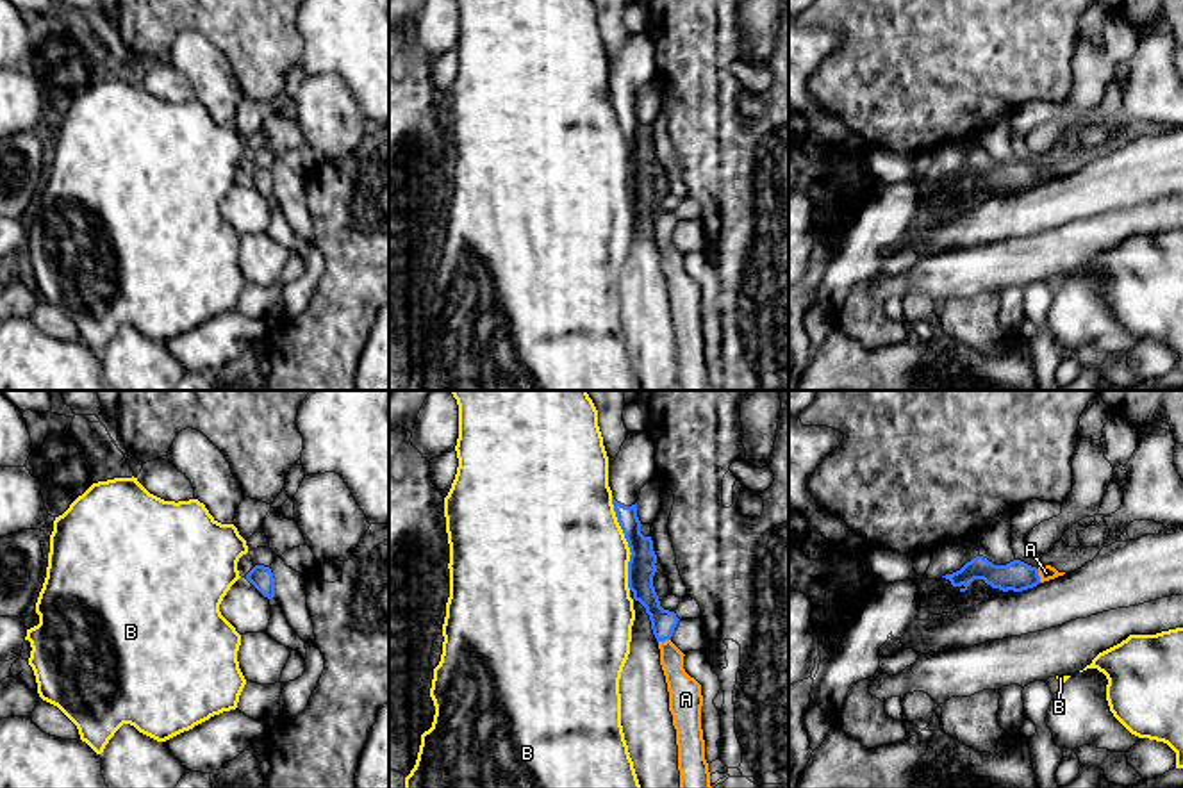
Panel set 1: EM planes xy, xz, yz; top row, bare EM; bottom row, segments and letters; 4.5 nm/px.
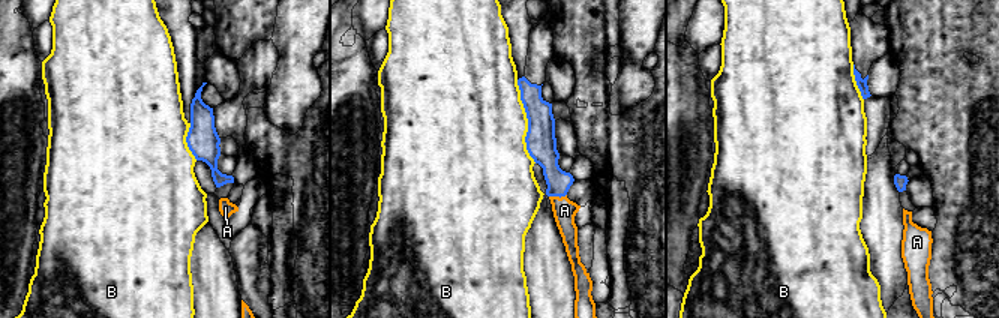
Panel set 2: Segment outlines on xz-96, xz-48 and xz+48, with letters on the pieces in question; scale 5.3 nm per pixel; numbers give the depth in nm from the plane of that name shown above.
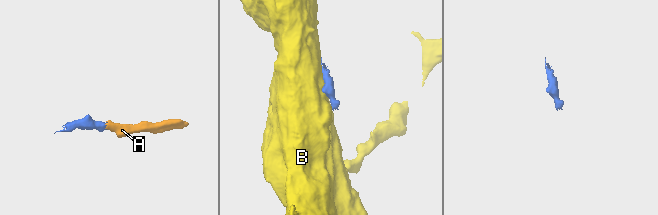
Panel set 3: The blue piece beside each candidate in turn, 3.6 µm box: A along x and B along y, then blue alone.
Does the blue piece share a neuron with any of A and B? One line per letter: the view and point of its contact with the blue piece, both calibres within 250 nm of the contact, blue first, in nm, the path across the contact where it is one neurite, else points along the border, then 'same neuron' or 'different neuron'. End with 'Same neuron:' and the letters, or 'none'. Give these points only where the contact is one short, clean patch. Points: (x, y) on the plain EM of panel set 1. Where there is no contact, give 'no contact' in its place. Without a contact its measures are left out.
A: meets blue in yz at (1039, 177); 140 nm thick on the blue side, 70 nm on the other; runs through yz (1017, 177), (1039, 177), (1046, 173); same neuron
B: meets blue in xz at (627, 141); 130 nm thick on the blue side, 500 nm on the other; different neuron
Same neuron: A

